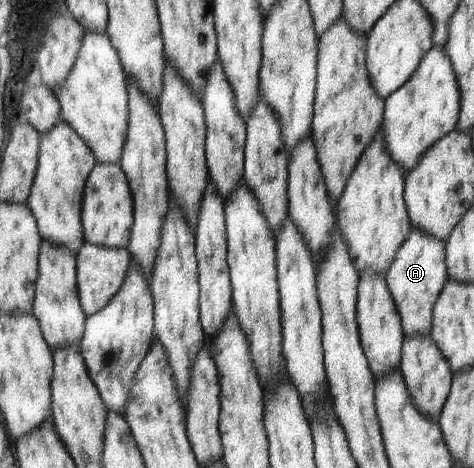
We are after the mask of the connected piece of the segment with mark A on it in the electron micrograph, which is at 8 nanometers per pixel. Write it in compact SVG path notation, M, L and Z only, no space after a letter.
M413 225L410 237L397 253L396 261L386 274L386 281L401 315L406 338L431 335L434 310L449 281L446 242L420 231Z

